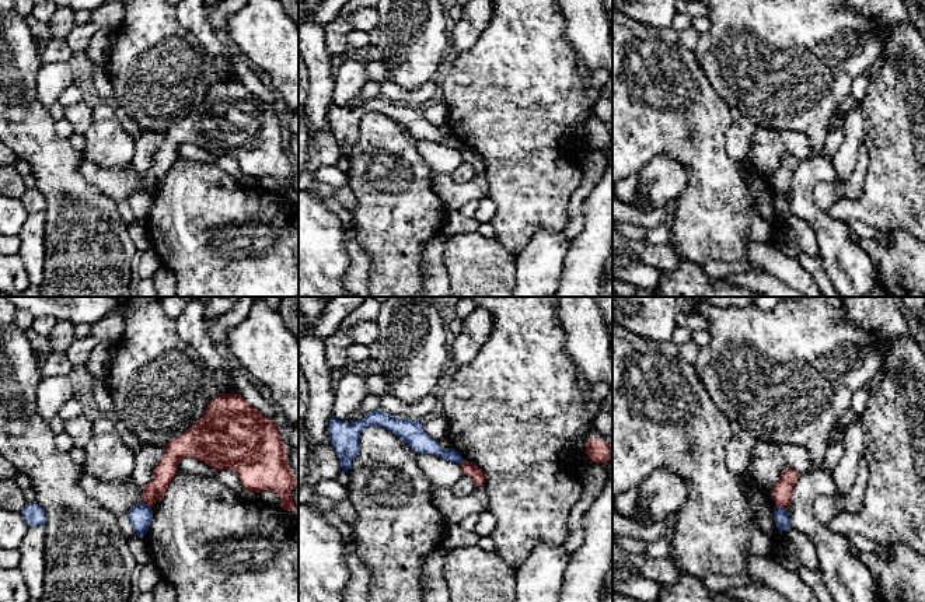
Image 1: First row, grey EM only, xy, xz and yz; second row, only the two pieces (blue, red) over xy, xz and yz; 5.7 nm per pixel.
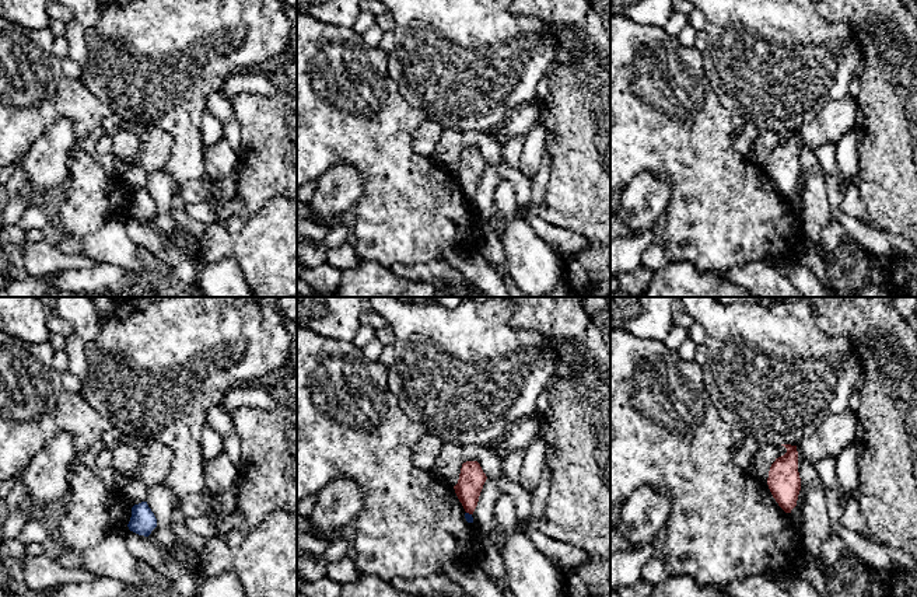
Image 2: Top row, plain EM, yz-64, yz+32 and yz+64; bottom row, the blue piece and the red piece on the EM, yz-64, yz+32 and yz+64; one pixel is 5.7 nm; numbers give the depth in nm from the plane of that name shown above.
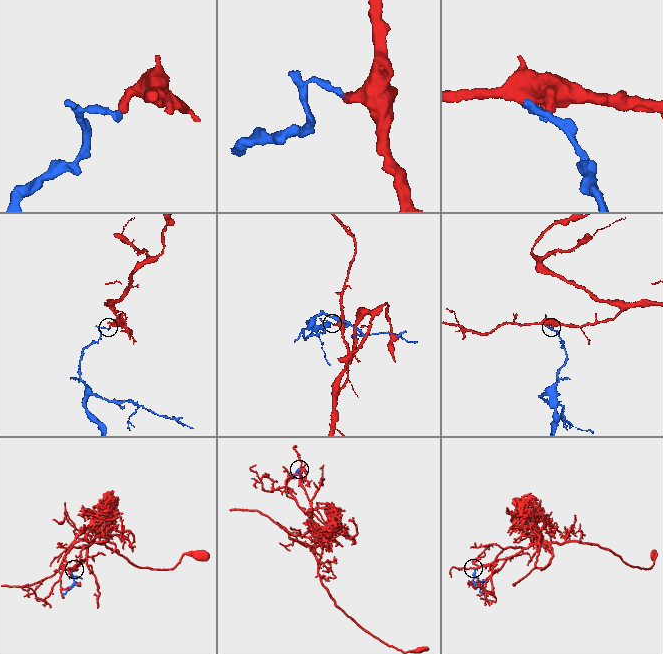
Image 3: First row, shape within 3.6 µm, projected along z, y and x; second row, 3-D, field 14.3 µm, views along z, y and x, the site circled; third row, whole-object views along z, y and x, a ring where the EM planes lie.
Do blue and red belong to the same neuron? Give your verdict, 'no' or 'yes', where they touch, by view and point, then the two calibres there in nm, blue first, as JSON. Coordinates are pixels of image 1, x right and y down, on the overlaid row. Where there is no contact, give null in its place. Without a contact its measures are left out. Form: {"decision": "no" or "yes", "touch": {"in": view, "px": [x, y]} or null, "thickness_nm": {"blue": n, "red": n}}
{"decision": "no", "touch": {"in": "yz", "px": [781, 507]}, "thickness_nm": {"blue": 90, "red": 120}}

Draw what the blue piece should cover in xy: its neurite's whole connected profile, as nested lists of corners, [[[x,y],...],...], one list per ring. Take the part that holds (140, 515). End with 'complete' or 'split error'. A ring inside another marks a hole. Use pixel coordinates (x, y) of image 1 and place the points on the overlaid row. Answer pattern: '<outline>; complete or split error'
[[[144,501],[133,505],[128,512],[128,518],[130,519],[135,532],[137,536],[146,535],[149,531],[150,522],[153,519],[153,510]]]; complete

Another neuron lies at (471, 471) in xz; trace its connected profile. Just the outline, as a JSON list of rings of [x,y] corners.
[[[462,461],[460,463],[460,468],[464,475],[467,475],[468,477],[474,480],[477,486],[484,484],[485,476],[484,476],[484,472],[478,466],[472,465],[471,462]]]

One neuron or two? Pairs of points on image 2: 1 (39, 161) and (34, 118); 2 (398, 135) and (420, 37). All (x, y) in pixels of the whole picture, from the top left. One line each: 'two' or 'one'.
1: two
2: two

